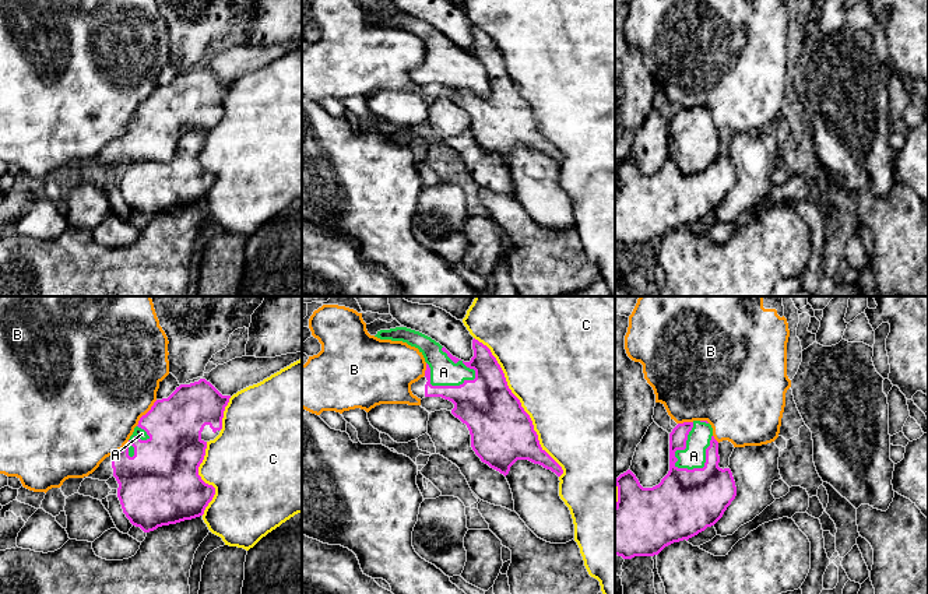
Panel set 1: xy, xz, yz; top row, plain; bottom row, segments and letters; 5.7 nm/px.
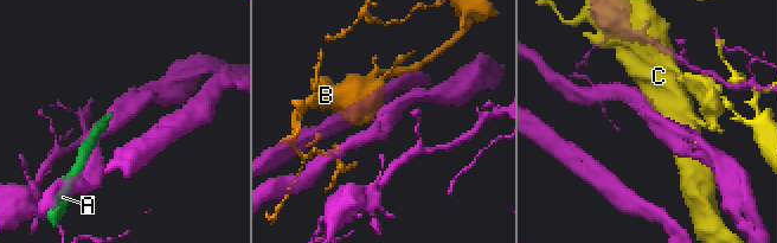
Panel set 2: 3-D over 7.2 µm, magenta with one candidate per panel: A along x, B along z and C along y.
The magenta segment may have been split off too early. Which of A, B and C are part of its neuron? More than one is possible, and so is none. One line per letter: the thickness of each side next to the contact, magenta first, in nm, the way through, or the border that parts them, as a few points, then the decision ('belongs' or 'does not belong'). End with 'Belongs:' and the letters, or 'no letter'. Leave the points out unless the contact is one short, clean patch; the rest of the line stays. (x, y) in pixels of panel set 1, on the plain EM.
A: calibres 240 and 160 nm; belongs
B: calibres 320 and 480 nm; does not belong
C: calibres 360 and 480 nm; does not belong
Belongs: A

